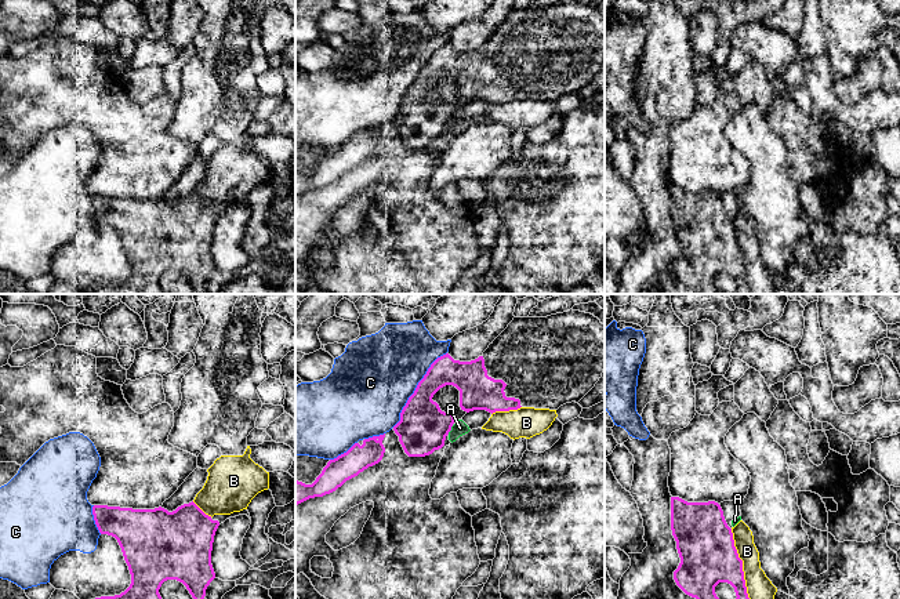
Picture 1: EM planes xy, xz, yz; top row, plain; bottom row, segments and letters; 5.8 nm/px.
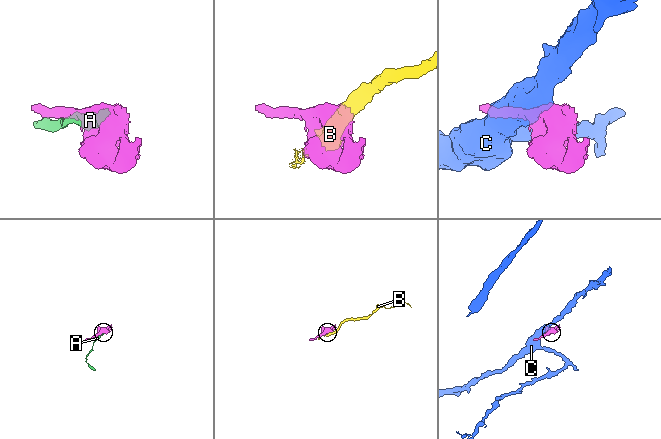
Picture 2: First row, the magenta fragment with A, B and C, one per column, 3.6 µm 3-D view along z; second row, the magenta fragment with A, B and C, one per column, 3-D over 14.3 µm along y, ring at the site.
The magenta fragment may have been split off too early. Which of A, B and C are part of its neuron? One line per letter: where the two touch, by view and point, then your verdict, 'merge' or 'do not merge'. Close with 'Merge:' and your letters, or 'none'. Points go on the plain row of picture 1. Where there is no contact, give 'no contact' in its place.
A: xz (450, 120) | do not merge
B: yz (741, 257) | do not merge
C: xz (416, 79) | do not merge
Merge: none

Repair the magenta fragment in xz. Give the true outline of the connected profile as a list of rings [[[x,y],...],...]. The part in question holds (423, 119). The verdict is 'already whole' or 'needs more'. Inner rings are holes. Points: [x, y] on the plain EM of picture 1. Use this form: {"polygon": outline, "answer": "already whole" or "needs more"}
{"polygon": [[[567,1],[547,8],[513,8],[508,18],[475,51],[454,51],[449,44],[438,48],[418,73],[400,104],[400,112],[393,117],[399,132],[409,148],[425,148],[444,137],[446,127],[454,115],[454,106],[440,101],[432,91],[433,86],[446,76],[460,81],[460,98],[469,104],[518,101],[520,98],[558,101],[566,94],[578,94],[599,72],[605,61],[605,15],[591,4]]], "answer": "needs more"}

